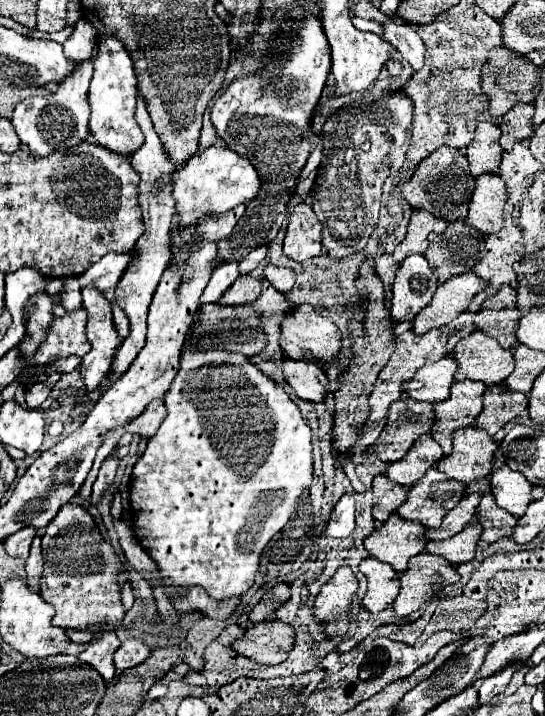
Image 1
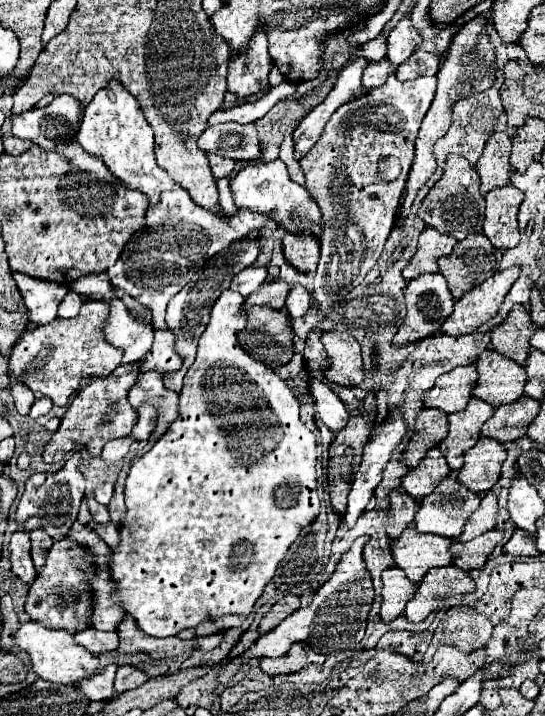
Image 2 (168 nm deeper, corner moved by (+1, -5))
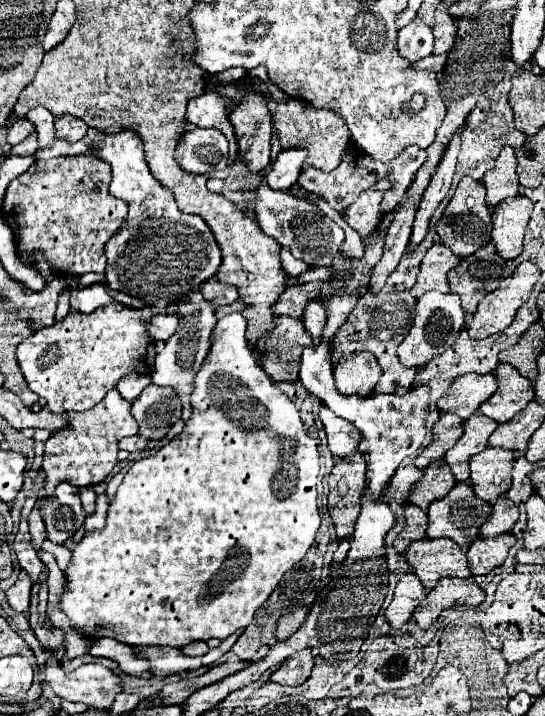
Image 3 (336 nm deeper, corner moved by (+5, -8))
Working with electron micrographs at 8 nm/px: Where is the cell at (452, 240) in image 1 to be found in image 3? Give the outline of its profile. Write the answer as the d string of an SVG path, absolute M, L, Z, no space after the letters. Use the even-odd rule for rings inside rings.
M487 244L485 248L477 250L475 254L465 256L459 262L459 266L449 270L447 280L449 280L451 290L459 294L463 310L473 314L479 298L495 290L499 286L499 280L505 274L511 274L509 270L513 268L515 266L507 266L507 262L499 258L493 244Z

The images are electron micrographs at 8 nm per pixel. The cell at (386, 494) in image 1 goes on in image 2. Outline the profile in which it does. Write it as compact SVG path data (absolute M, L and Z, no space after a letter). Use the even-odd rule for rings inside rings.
M401 489L393 491L391 493L391 511L389 511L387 521L385 521L387 535L391 539L399 539L403 529L413 523L417 509L419 509L419 501L417 499L413 499L411 495L407 495Z

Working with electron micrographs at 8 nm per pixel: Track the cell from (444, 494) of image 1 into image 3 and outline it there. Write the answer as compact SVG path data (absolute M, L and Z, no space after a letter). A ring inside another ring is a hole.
M457 482L445 498L431 502L427 538L451 538L459 546L469 546L479 538L479 526L487 520L487 514L491 514L491 504L479 500L467 482Z

